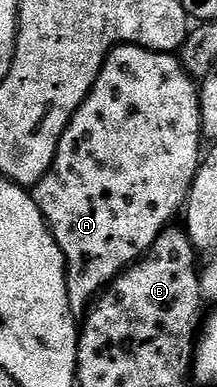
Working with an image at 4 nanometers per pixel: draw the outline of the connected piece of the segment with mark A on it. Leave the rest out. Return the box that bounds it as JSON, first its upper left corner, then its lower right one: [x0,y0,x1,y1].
[33,45,201,315]

